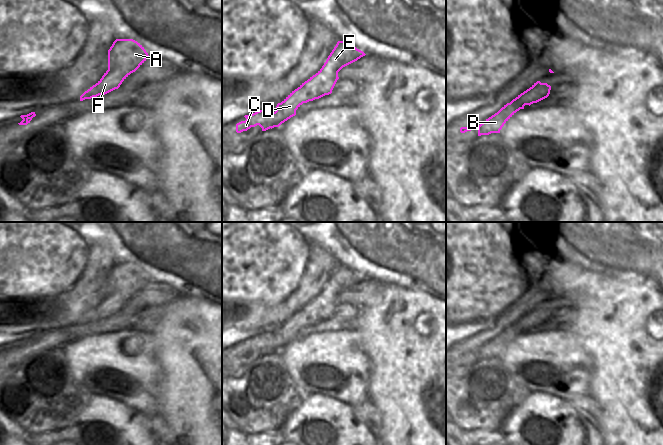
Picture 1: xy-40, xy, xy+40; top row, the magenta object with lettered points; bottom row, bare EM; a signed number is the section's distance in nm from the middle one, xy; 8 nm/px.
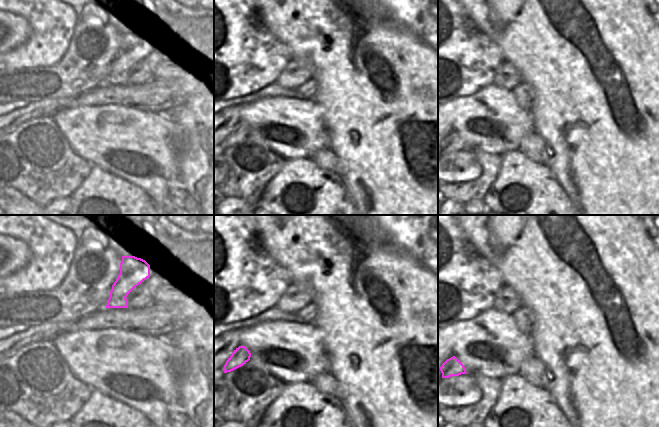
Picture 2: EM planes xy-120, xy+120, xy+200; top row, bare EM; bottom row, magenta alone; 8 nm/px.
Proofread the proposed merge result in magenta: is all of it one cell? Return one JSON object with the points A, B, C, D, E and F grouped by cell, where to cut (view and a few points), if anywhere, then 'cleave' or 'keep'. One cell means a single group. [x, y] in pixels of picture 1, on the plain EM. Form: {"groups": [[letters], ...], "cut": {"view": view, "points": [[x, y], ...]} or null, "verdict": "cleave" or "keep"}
{"groups": [["A", "B", "C", "D", "E", "F"]], "cut": null, "verdict": "keep"}

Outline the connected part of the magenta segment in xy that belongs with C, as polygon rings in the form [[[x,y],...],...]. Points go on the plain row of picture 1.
[[[338,265],[322,292],[292,315],[281,327],[278,327],[275,336],[264,333],[245,339],[246,344],[236,348],[236,356],[241,357],[257,349],[262,352],[262,355],[279,351],[295,340],[296,334],[303,327],[331,318],[339,303],[338,296],[365,279],[353,269]]]

